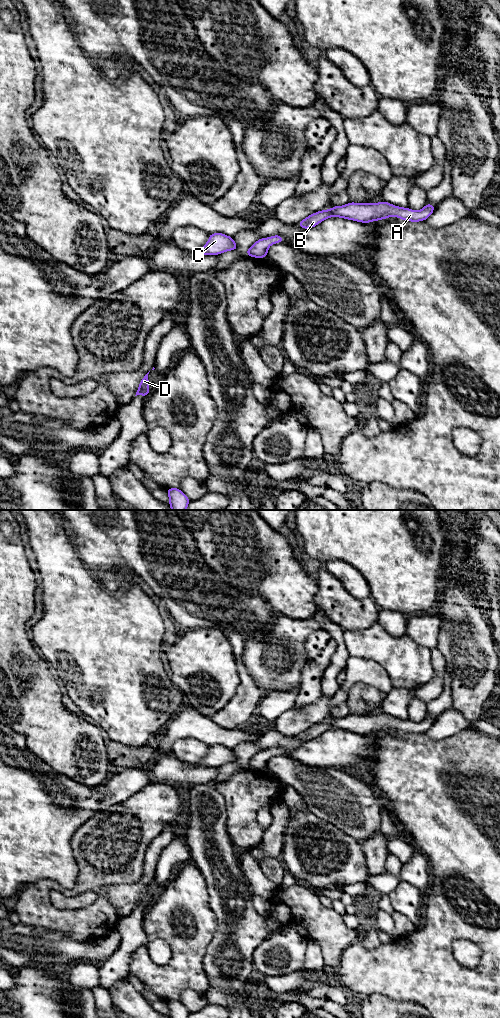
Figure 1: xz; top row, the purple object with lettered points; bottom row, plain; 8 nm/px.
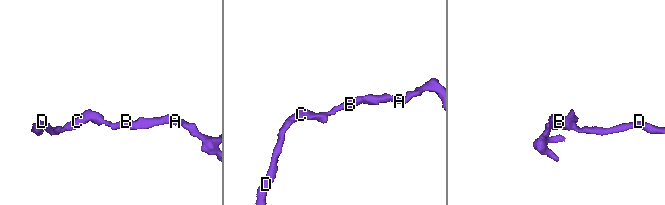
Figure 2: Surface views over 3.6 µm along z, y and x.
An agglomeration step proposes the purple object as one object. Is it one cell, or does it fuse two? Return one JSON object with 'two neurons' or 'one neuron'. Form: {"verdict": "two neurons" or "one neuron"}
{"verdict": "one neuron"}

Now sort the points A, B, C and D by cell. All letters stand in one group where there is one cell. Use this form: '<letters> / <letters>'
A B C D

